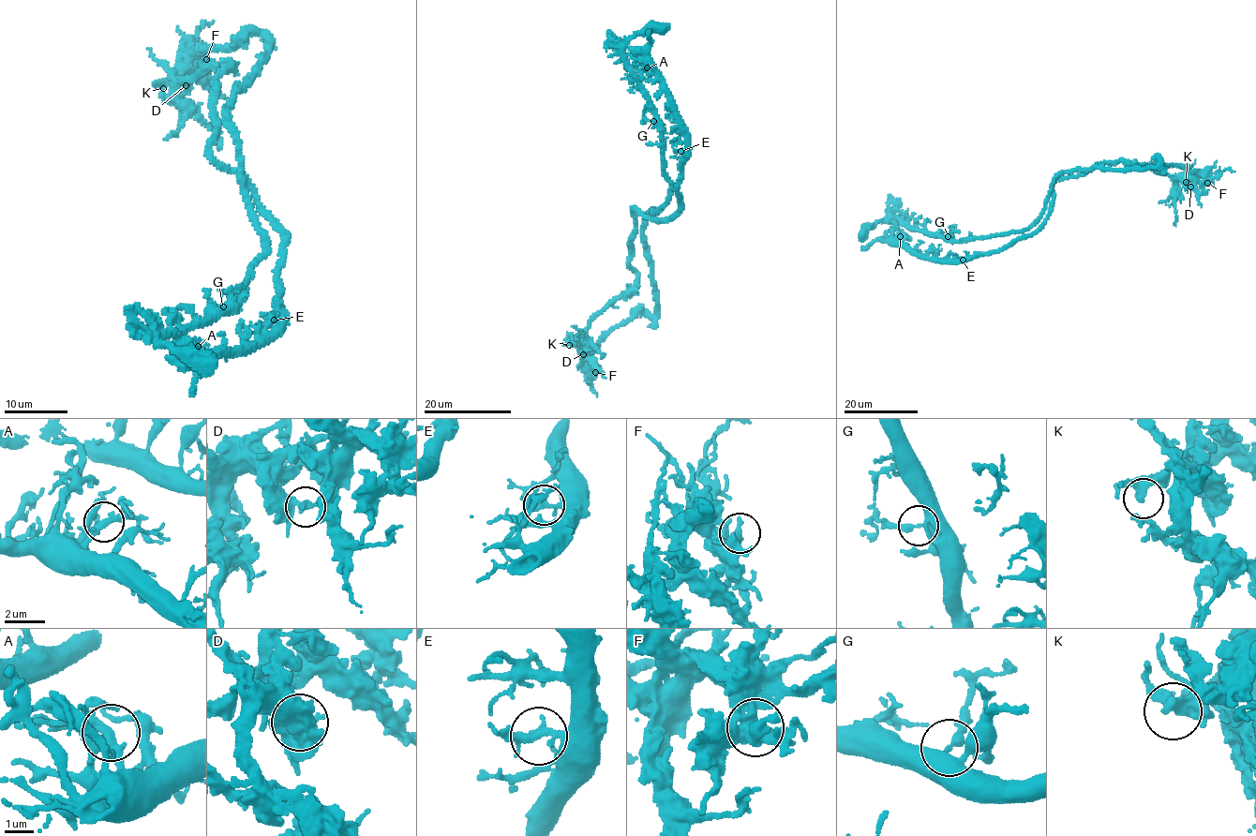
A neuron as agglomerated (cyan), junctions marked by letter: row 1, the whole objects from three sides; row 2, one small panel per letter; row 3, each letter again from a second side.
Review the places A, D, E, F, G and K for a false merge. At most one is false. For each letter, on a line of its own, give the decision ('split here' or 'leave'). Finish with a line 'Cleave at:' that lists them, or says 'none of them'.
A: leave
D: split here
E: leave
F: leave
G: leave
K: leave
Cleave at: D

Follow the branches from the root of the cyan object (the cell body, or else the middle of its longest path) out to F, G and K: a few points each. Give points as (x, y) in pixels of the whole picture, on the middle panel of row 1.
F: (594, 347), (589, 365), (595, 372)
G: (594, 347), (638, 310), (656, 314), (644, 223), (648, 214), (665, 206), (670, 184), (653, 121)
K: (594, 347), (589, 354), (576, 346), (569, 345)

